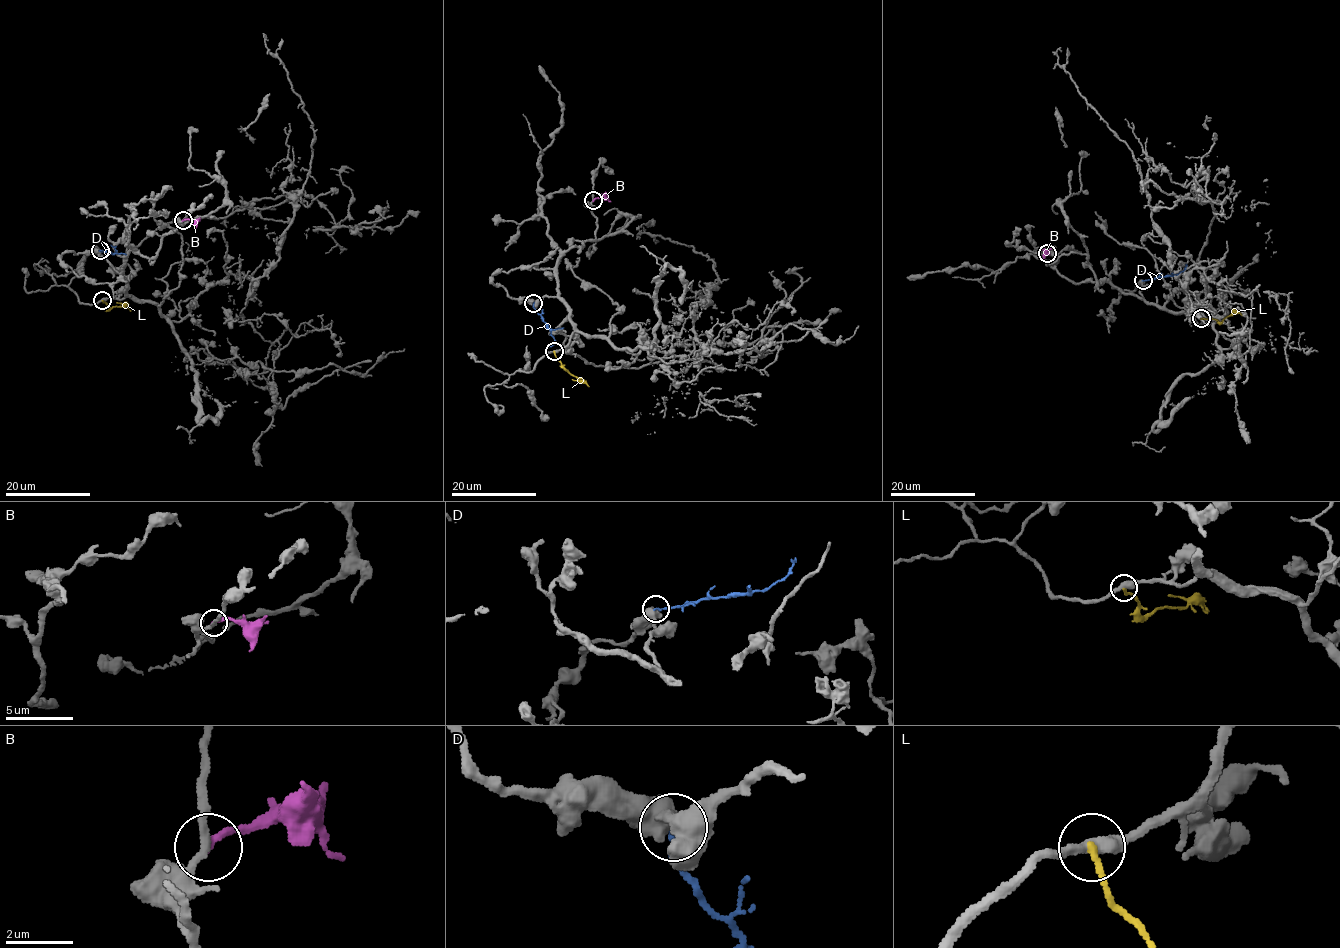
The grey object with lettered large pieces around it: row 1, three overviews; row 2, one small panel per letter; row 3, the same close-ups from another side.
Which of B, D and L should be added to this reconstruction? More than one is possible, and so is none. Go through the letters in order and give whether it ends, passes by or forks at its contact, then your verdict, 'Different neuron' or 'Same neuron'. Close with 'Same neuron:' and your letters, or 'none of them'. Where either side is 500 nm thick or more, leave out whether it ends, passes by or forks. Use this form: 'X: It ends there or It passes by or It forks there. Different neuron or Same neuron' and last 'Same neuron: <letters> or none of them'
B: It ends there. Different neuron
D: Different neuron
L: It ends there. Different neuron
Same neuron: none of them

